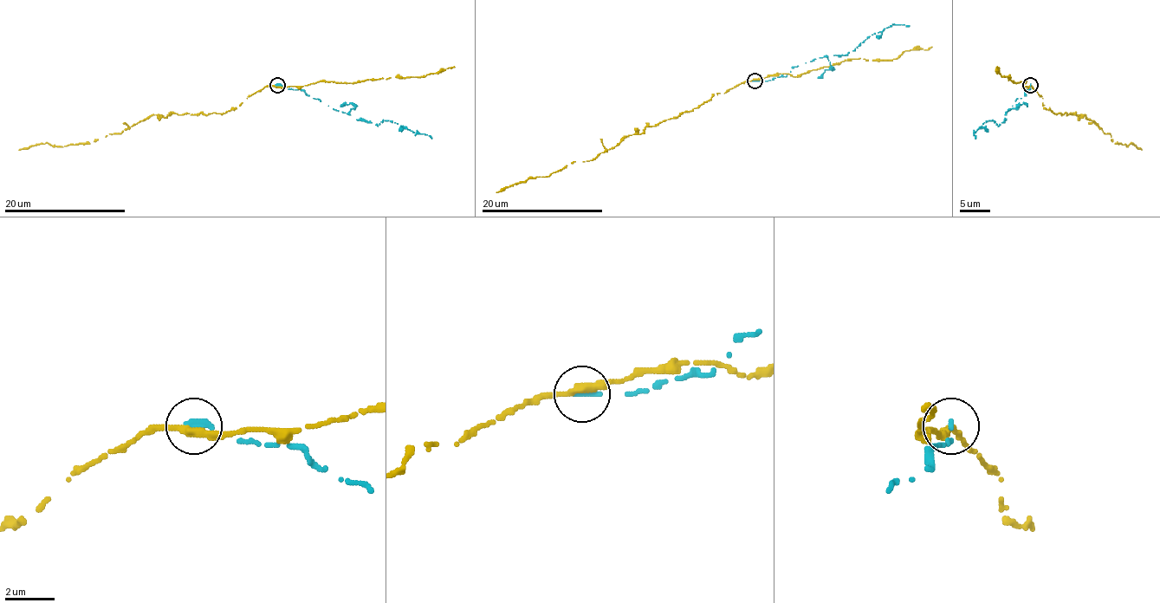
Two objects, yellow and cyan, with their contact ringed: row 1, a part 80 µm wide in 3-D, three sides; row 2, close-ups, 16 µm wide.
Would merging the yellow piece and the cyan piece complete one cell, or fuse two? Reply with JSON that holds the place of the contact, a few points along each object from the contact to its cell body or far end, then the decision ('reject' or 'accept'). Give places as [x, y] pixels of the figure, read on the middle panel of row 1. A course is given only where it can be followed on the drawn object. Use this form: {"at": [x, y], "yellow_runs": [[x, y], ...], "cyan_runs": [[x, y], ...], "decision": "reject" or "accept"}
{"at": [754, 81], "yellow_runs": [[754, 81], [744, 81], [676, 117], [647, 126], [589, 161], [573, 161], [548, 177], [496, 191]], "cyan_runs": [[754, 81], [786, 76], [793, 67], [810, 61], [846, 55], [872, 35], [893, 24], [909, 26]], "decision": "reject"}

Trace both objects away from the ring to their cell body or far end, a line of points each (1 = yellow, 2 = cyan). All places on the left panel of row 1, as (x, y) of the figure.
1: (277, 86), (267, 86), (224, 113), (152, 114), (118, 134), (89, 143), (39, 143), (19, 149)
2: (277, 86), (301, 90), (357, 119), (377, 125), (384, 120), (395, 122), (416, 134), (426, 134), (431, 139)

